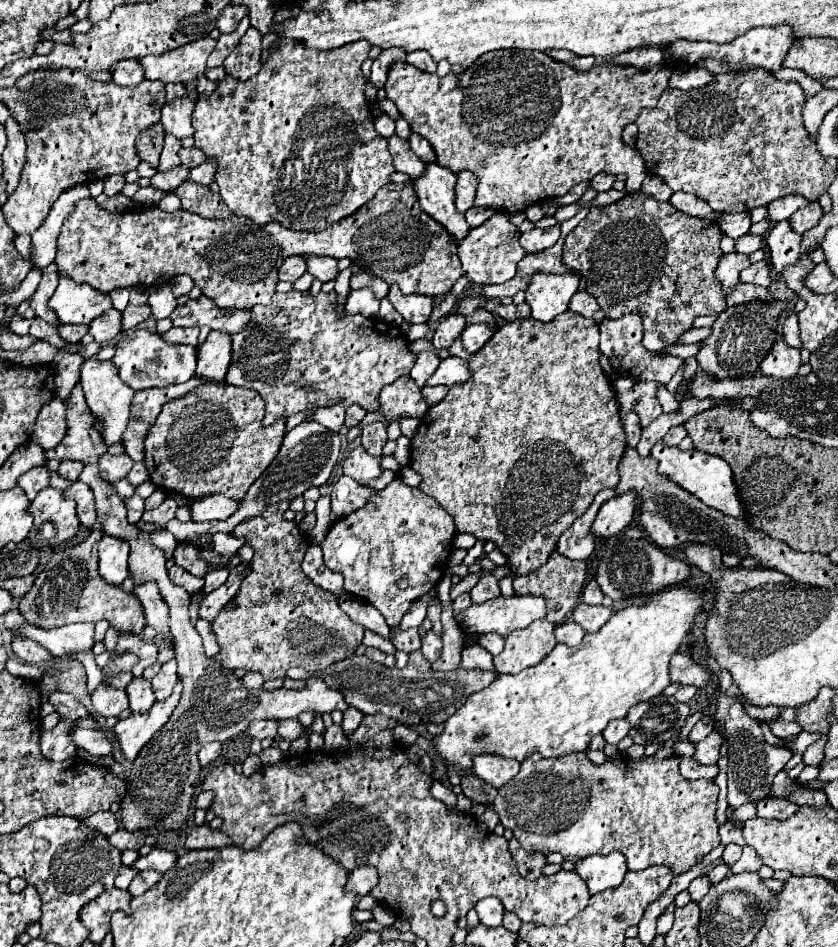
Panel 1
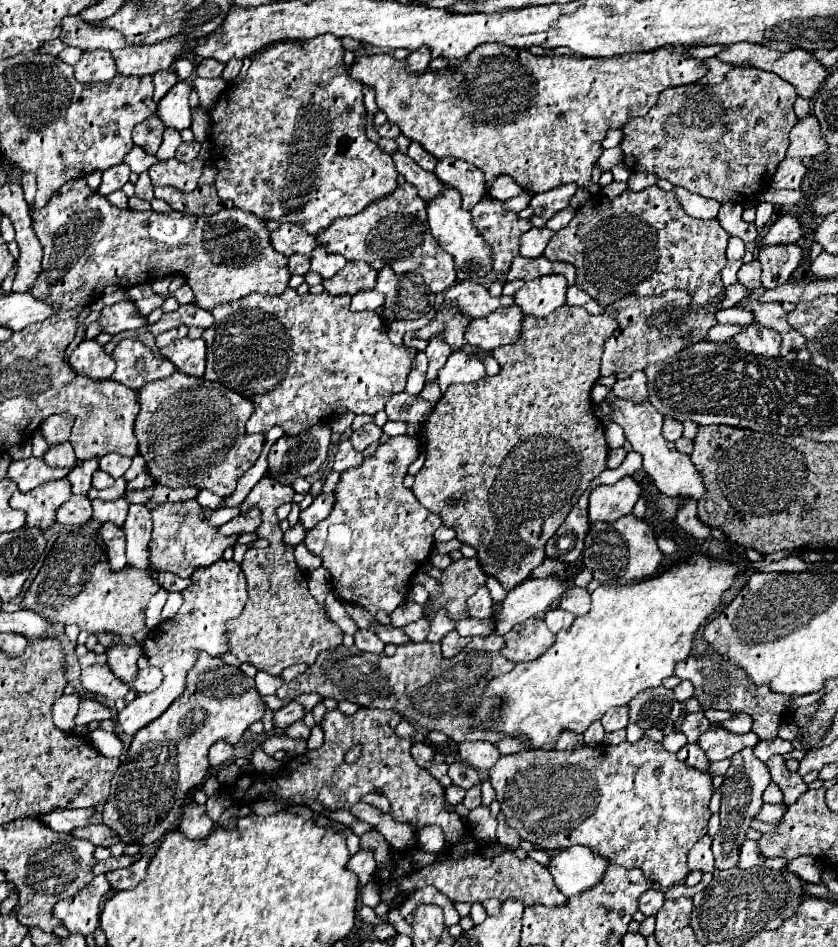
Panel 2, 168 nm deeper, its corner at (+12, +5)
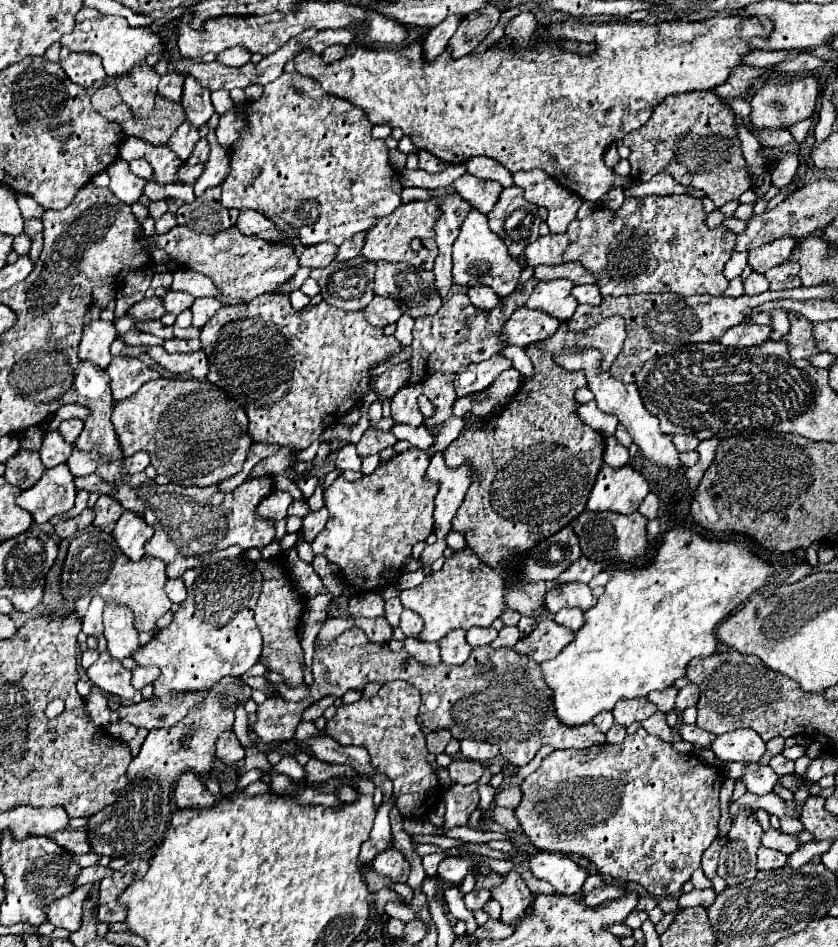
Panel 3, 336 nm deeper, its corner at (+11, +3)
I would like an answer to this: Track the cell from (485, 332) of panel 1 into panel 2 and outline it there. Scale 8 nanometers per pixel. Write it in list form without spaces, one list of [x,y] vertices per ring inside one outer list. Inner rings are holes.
[[[516,304],[508,308],[500,308],[490,316],[476,318],[466,330],[466,342],[472,346],[480,346],[484,350],[494,350],[498,346],[504,346],[520,338],[522,318],[524,312]]]

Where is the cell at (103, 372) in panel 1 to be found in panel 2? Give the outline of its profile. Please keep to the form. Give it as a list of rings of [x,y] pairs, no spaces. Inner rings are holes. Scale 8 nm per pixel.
[[[84,340],[72,354],[70,354],[70,364],[78,374],[102,380],[110,378],[116,364],[112,356],[104,352],[104,346],[98,344],[96,340]]]

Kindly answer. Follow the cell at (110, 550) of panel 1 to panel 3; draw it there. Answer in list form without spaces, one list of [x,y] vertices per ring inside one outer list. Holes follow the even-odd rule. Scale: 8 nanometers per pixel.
[[[123,512],[113,528],[113,538],[121,552],[131,560],[137,562],[143,558],[143,544],[151,538],[153,528],[145,526],[145,520],[133,512]]]

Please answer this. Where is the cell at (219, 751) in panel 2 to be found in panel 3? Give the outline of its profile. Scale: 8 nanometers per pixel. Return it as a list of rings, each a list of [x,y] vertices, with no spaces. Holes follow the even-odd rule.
[[[225,732],[221,734],[221,738],[217,740],[217,758],[223,762],[223,764],[229,764],[229,766],[235,766],[239,760],[243,760],[245,756],[245,750],[243,746],[239,744],[235,732]]]

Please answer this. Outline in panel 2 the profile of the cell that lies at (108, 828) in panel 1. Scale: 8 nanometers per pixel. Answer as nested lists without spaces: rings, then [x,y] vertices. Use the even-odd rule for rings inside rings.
[[[56,808],[44,816],[40,816],[40,822],[44,822],[48,828],[56,832],[72,832],[78,826],[86,826],[92,818],[94,808],[84,810],[68,810],[68,808]]]

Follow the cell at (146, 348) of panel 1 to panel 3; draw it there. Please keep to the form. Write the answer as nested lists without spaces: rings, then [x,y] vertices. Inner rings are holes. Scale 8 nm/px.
[[[115,356],[107,372],[111,376],[111,390],[117,402],[135,394],[145,382],[157,380],[161,376],[157,370],[151,370],[135,356]]]

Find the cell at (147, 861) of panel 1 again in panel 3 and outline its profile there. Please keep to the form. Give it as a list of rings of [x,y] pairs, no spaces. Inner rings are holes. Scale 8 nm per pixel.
[[[91,866],[91,868],[83,868],[81,874],[77,876],[77,886],[81,884],[93,884],[103,880],[107,874],[111,874],[113,870],[109,866]]]

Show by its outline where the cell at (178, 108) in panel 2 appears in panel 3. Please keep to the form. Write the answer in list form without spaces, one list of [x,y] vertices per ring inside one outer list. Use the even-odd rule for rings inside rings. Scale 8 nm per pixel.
[[[187,76],[185,78],[185,84],[183,84],[183,96],[181,96],[181,106],[185,110],[185,120],[199,128],[203,126],[211,114],[213,114],[213,104],[211,104],[211,98],[209,98],[209,90],[205,90],[199,82],[195,82],[193,76]]]

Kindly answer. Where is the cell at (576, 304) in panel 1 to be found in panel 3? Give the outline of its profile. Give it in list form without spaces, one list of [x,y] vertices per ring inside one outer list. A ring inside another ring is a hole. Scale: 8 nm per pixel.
[[[575,286],[571,290],[571,294],[577,298],[579,304],[593,304],[593,306],[599,306],[601,304],[601,294],[597,292],[597,286]]]

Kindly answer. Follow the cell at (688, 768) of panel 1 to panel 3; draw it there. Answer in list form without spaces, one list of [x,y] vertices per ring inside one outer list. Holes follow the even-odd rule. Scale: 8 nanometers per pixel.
[[[731,762],[725,766],[725,776],[733,780],[743,780],[747,790],[753,794],[769,794],[773,786],[779,782],[777,774],[763,764],[757,762]]]

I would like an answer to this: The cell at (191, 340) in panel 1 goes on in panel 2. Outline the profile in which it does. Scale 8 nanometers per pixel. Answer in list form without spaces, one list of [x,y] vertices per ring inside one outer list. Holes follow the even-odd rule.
[[[184,326],[174,328],[174,330],[168,330],[168,332],[160,334],[160,336],[156,336],[156,346],[158,346],[158,348],[168,346],[168,344],[172,344],[174,340],[180,340],[180,338],[184,338],[184,336],[188,336],[188,328],[184,328]]]

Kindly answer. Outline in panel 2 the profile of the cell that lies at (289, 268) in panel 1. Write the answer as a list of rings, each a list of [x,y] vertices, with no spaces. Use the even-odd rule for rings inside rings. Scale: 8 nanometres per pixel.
[[[290,256],[288,268],[292,274],[306,274],[310,270],[310,256]]]

